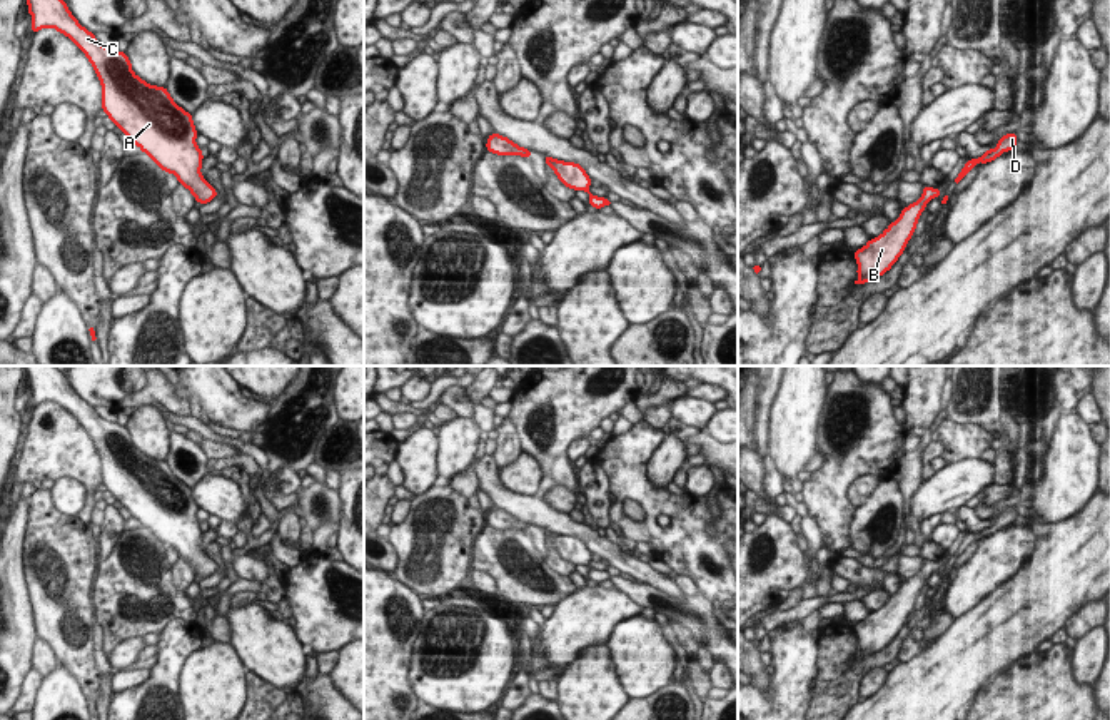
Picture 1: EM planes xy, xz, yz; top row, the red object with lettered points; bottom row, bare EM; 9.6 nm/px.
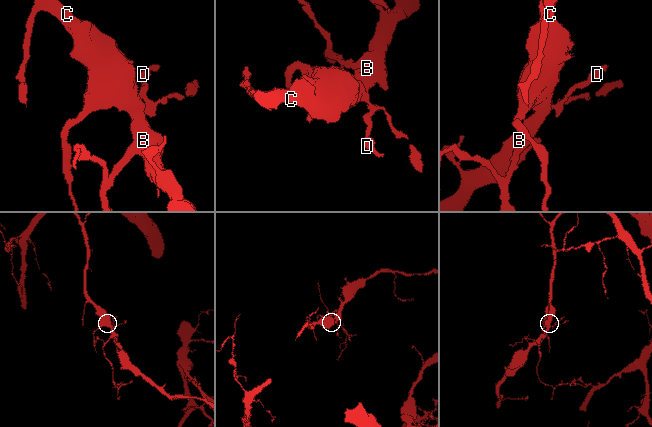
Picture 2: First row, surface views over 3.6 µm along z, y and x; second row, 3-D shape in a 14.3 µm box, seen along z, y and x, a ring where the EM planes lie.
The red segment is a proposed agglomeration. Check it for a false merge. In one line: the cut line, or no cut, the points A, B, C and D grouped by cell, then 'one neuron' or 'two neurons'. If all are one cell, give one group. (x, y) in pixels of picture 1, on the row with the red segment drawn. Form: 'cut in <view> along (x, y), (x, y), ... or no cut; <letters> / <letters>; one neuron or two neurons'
no cut; A B C D; one neuron

